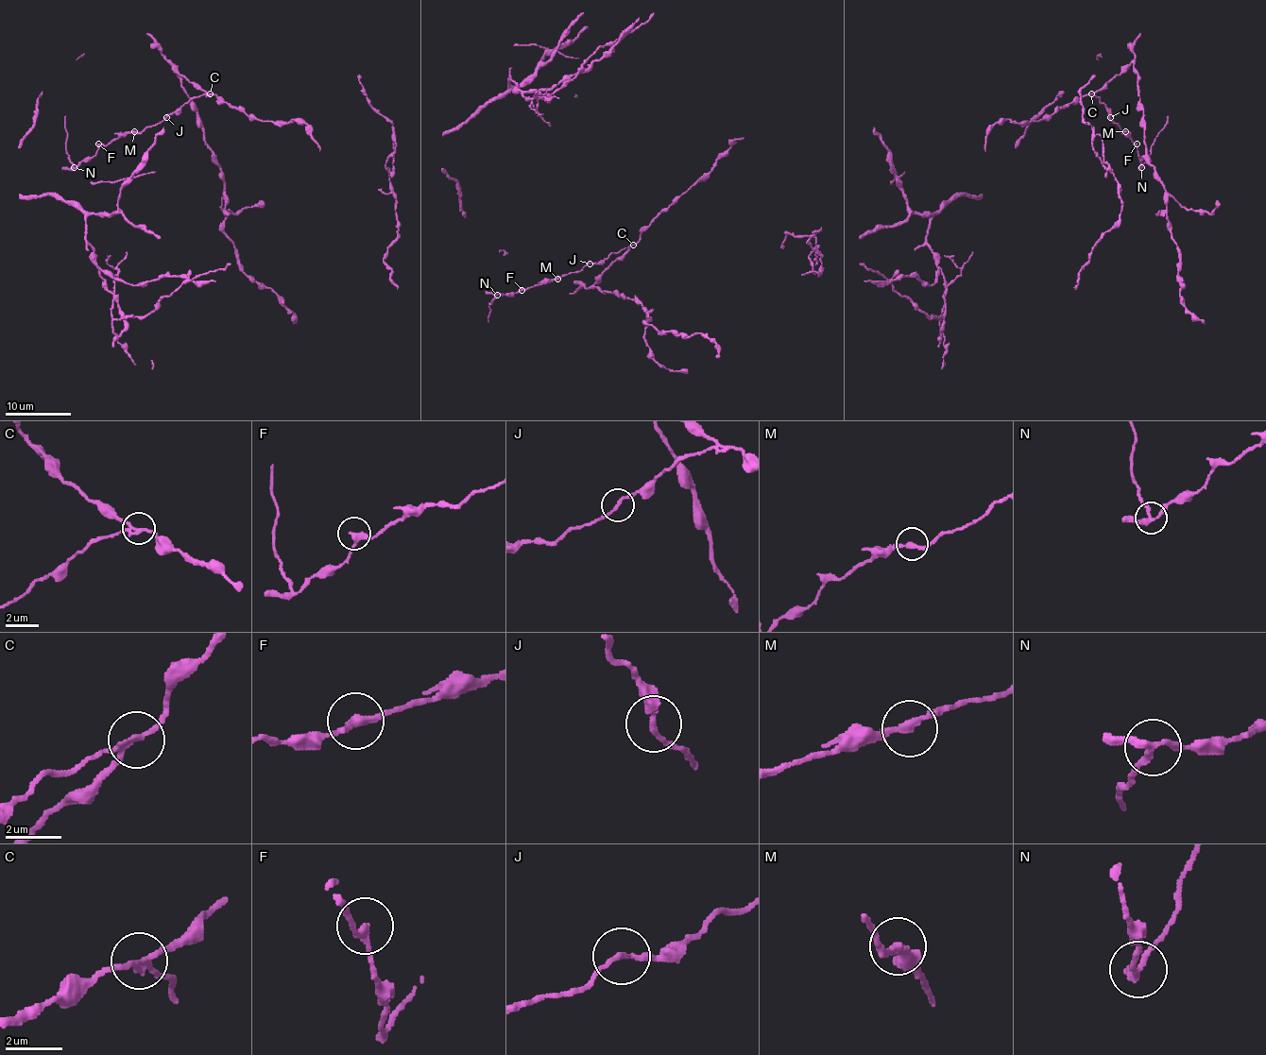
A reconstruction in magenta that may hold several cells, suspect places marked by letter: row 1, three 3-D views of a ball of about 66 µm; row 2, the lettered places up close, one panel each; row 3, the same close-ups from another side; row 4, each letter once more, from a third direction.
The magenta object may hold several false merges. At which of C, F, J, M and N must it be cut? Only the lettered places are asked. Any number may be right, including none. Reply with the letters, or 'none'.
C, N

